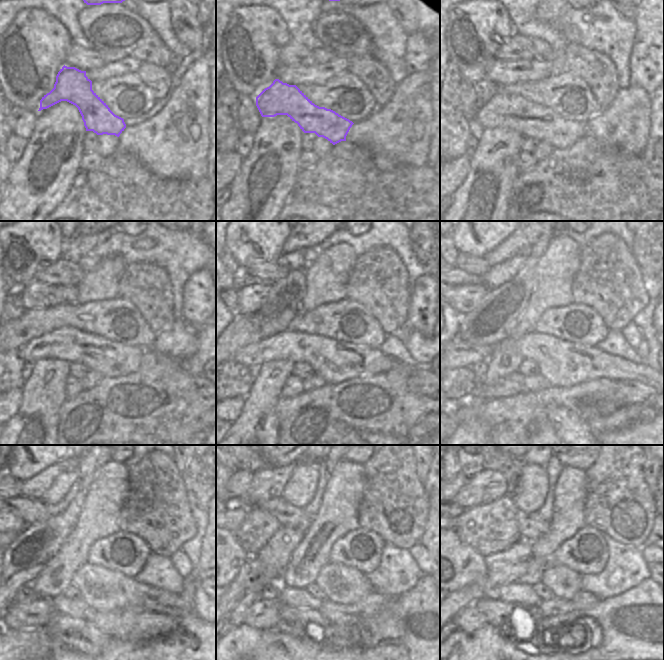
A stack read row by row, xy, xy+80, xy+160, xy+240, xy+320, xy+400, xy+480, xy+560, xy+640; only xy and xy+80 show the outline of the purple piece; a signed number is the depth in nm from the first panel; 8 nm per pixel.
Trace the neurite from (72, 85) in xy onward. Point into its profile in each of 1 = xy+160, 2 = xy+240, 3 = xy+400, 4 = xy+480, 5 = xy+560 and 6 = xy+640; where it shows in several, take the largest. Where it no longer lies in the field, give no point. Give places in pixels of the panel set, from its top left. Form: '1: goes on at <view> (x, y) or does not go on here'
1: goes on at xy+160 (514, 112)
2: goes on at xy+240 (111, 359)
3: goes on at xy+400 (562, 363)
4: goes on at xy+480 (117, 587)
5: goes on at xy+560 (344, 585)
6: goes on at xy+640 (564, 583)

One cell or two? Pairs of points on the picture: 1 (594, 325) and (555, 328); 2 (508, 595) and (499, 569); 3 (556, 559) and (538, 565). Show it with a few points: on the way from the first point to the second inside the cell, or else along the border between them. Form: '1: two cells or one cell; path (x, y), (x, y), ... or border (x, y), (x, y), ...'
1: one cell; path (587, 335), (577, 339), (565, 334)
2: two cells; border (517, 580), (499, 586)
3: one cell; path (552, 560), (542, 564)

